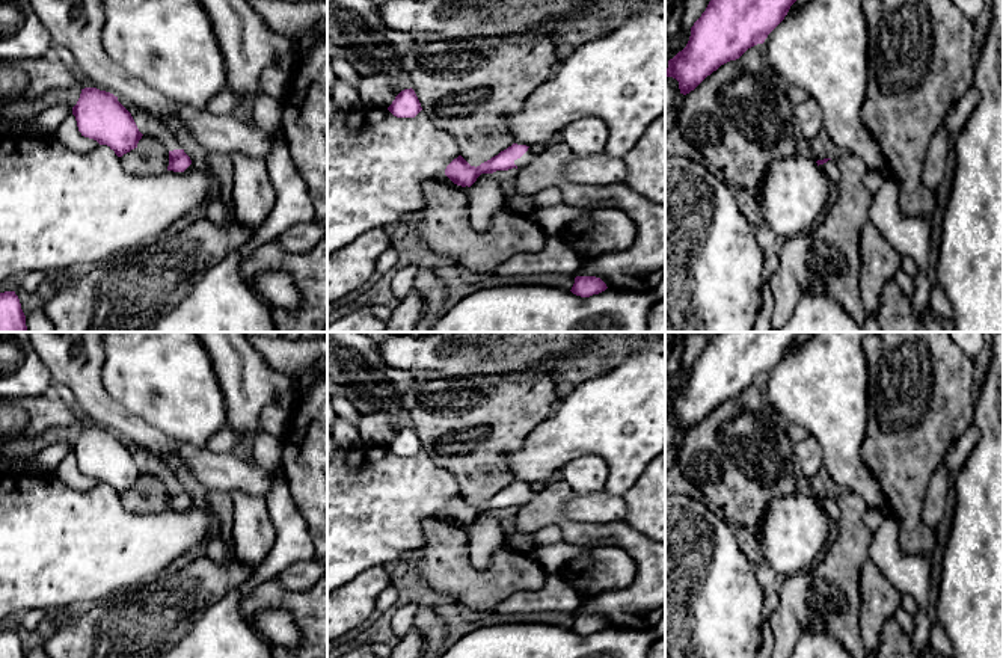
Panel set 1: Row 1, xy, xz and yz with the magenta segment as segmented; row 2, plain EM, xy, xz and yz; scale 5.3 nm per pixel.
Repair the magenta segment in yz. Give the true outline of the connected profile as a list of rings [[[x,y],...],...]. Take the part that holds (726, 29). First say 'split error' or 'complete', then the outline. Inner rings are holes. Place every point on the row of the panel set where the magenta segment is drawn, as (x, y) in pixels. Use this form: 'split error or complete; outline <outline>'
complete; outline [[[710,0],[706,11],[691,27],[686,47],[668,60],[667,77],[679,81],[680,94],[694,91],[721,65],[739,59],[748,48],[763,44],[784,20],[796,0]]]

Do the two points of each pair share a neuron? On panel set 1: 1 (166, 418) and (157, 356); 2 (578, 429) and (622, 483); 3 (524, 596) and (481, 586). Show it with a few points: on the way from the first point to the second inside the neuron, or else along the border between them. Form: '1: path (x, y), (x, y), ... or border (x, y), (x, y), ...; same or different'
1: path (166, 403), (166, 378), (160, 372); same
2: path (593, 435), (622, 464), (622, 468); same
3: border (546, 580), (539, 589), (513, 592), (492, 610); different

